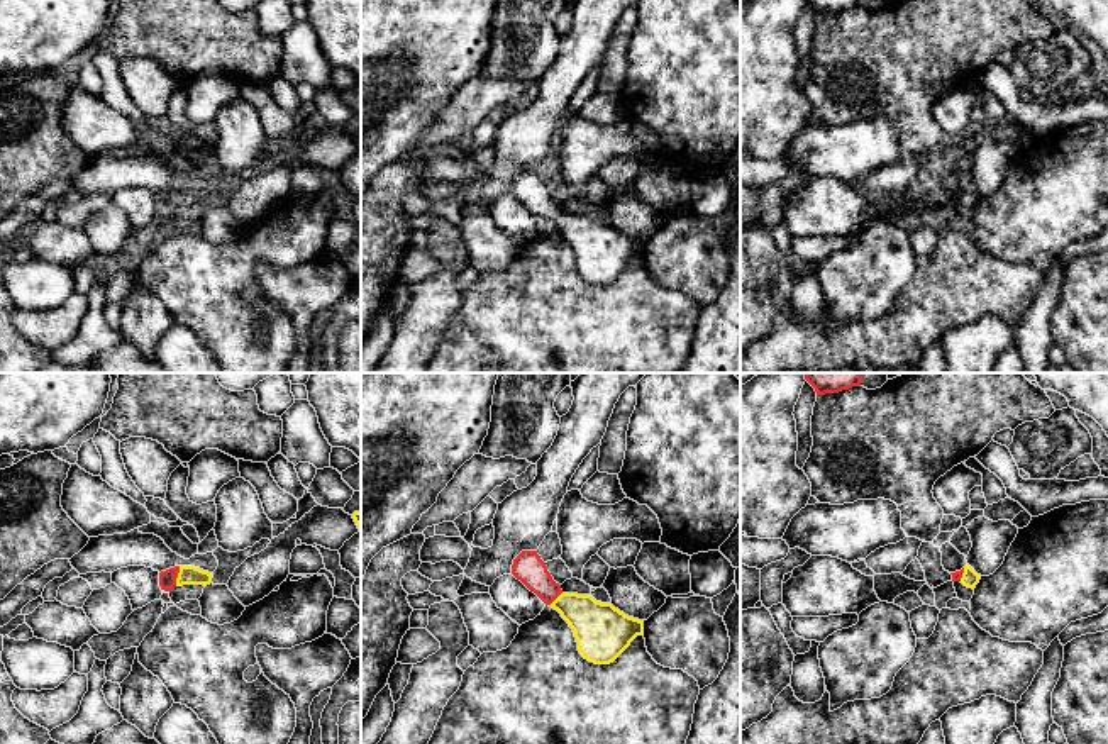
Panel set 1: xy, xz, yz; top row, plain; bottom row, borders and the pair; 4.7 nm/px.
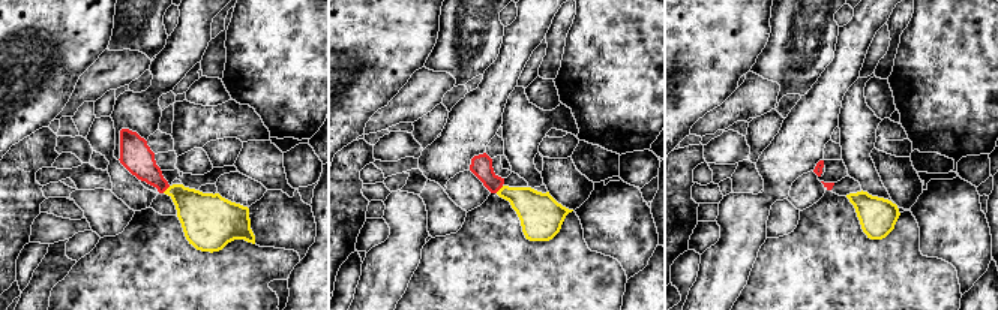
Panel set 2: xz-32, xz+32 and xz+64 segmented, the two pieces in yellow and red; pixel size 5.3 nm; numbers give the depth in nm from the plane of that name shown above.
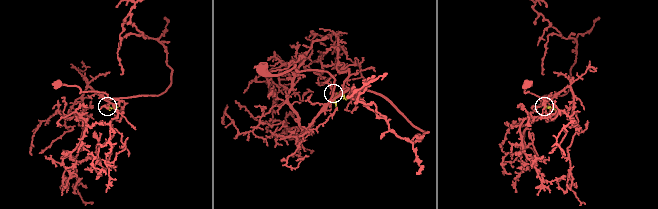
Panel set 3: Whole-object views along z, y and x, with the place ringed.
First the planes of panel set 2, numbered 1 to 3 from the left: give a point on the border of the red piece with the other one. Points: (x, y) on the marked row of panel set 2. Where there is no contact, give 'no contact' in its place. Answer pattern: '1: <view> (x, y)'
1: xz-32 (167, 189)
2: xz+32 (500, 189)
3: no contact

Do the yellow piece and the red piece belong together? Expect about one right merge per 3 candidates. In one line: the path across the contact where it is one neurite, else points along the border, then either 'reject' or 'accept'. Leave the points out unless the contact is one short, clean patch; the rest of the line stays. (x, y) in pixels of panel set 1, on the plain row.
runs through xy (188, 195), (178, 197), (166, 199); accept

